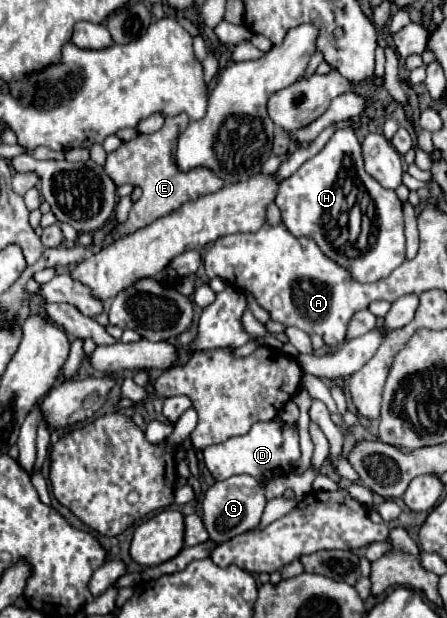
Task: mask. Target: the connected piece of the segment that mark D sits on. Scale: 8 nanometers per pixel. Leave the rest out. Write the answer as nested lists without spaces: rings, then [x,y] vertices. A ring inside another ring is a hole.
[[[277,419],[267,421],[267,423],[255,423],[247,435],[231,437],[225,443],[209,445],[203,449],[203,461],[215,481],[245,473],[245,475],[255,477],[261,485],[267,485],[275,477],[291,473],[299,459],[301,459],[301,449],[299,449],[297,427],[289,423],[281,423]]]

